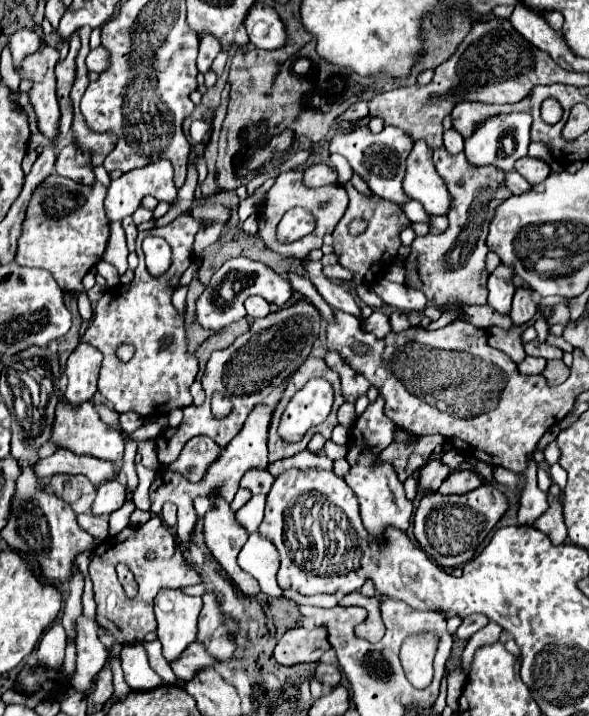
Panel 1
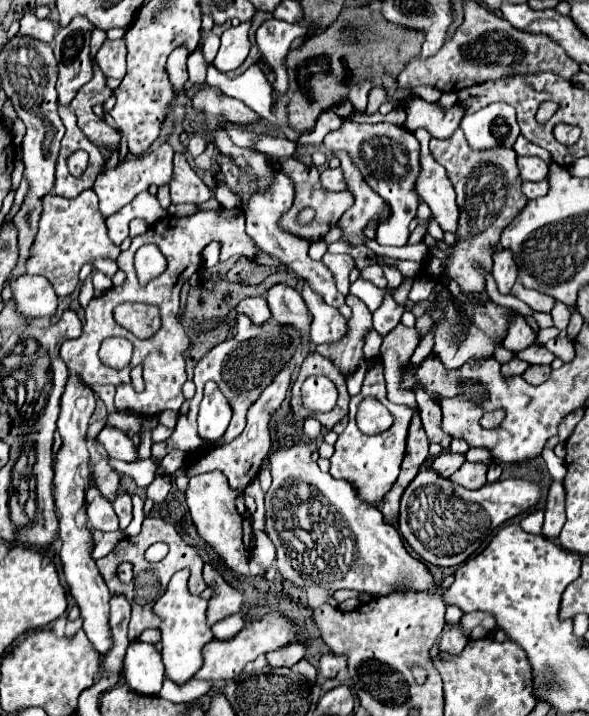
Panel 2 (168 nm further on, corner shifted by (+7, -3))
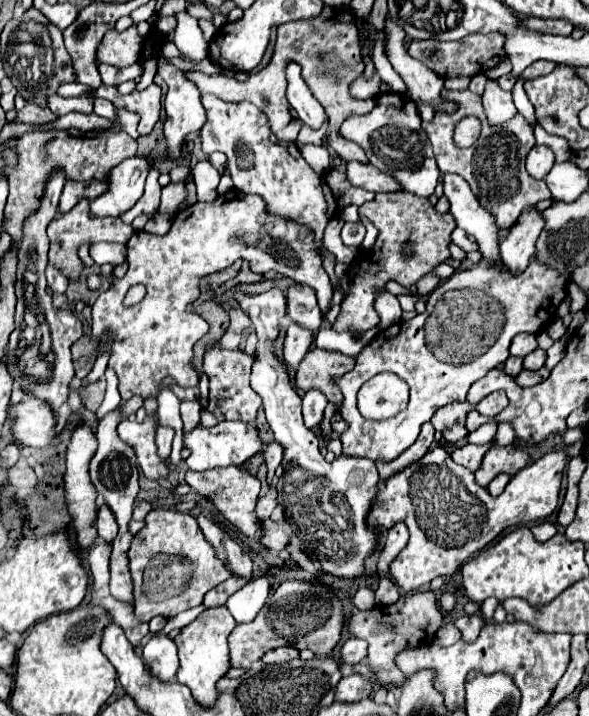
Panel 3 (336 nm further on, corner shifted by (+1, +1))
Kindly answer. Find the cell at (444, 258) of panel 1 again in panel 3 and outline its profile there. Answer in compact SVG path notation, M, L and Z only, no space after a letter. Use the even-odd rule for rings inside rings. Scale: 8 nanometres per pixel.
M443 88L441 98L445 102L455 102L457 104L455 112L435 110L433 120L422 121L421 124L433 144L433 154L439 164L439 170L455 172L455 174L463 176L469 182L475 196L479 198L479 202L483 204L483 208L487 208L495 214L499 226L505 226L509 230L515 224L515 220L519 218L519 212L527 204L537 204L541 200L551 198L551 192L549 192L545 180L535 180L525 170L525 156L535 146L535 136L533 136L533 126L519 112L509 122L493 126L487 122L479 94L473 94L471 90ZM463 116L479 116L479 120L483 122L483 132L479 136L479 140L467 150L459 150L451 142L451 128L455 128L455 120L461 120Z

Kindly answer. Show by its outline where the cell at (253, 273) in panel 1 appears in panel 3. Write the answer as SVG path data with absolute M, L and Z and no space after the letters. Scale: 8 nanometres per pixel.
M293 284L287 290L287 314L301 326L317 332L321 322L323 322L323 314L321 308L317 304L317 296L315 290L305 286L305 284Z

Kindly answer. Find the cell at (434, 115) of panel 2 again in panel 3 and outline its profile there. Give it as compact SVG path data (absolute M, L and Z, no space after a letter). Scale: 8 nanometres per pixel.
M385 20L385 54L397 74L407 84L407 94L415 102L427 102L433 108L453 110L455 104L443 104L439 100L439 92L443 88L443 76L435 74L431 68L427 68L423 62L409 56L405 48L405 32L399 28L393 20Z

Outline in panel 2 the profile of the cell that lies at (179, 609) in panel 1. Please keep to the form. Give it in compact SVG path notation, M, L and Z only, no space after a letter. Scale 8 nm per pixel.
M179 570L169 580L165 592L153 604L153 614L161 620L159 630L161 630L161 644L163 644L161 658L165 666L165 676L177 684L187 682L201 668L201 648L213 640L211 628L205 624L207 600L203 600L201 596L189 594L187 578L189 578L189 572Z

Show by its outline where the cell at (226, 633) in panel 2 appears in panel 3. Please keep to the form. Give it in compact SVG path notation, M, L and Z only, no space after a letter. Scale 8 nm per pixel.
M261 576L261 578L253 578L247 586L243 586L241 590L237 590L229 600L227 600L227 608L231 612L231 616L235 618L235 622L251 622L257 612L263 608L263 604L267 602L271 590L271 582Z

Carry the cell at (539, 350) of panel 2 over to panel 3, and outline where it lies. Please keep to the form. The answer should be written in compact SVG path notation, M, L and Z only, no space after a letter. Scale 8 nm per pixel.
M537 348L535 352L531 352L523 358L525 370L539 370L539 368L543 368L543 364L545 364L545 352L541 348Z

